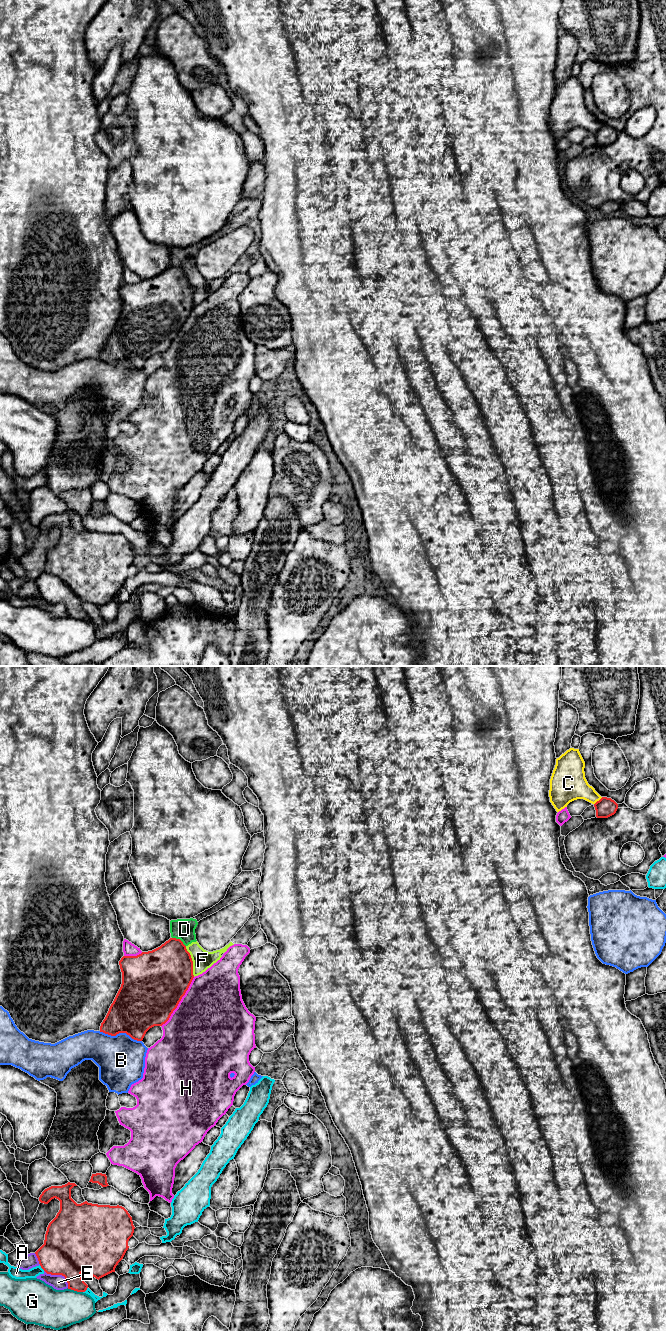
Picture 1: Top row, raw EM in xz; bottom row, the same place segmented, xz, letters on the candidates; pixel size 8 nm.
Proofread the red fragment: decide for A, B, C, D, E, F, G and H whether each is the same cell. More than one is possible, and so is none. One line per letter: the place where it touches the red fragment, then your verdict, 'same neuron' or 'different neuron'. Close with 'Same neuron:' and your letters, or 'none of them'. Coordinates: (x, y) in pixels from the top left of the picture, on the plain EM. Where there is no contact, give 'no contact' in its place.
A: meets red in xz at (42, 596); different neuron
B: meets red in xz at (120, 360); different neuron
C: meets red in xz at (599, 128); different neuron
D: meets red in xz at (179, 267); different neuron
E: meets red in xz at (59, 602); different neuron
F: meets red in xz at (192, 289); different neuron
G: meets red in xz at (75, 618); different neuron
H: meets red in xz at (179, 329); different neuron
Same neuron: none of them

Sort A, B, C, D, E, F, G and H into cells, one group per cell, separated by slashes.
A / B / C / D F / E / G / H

